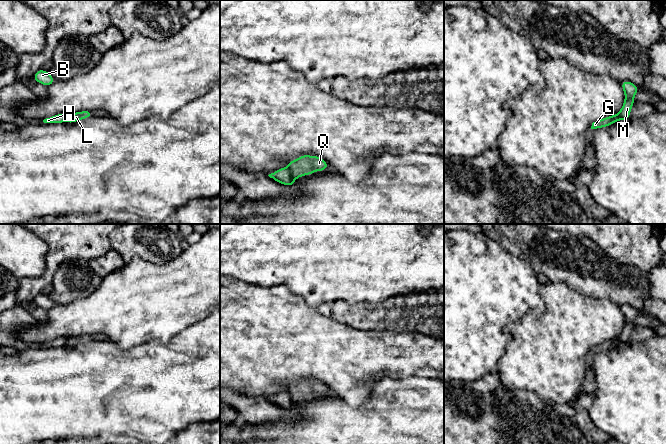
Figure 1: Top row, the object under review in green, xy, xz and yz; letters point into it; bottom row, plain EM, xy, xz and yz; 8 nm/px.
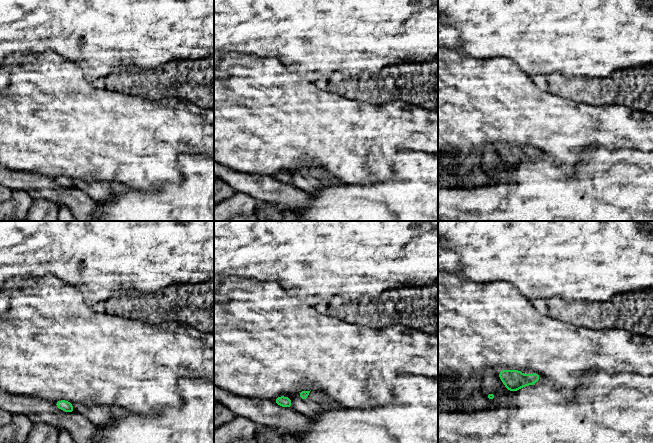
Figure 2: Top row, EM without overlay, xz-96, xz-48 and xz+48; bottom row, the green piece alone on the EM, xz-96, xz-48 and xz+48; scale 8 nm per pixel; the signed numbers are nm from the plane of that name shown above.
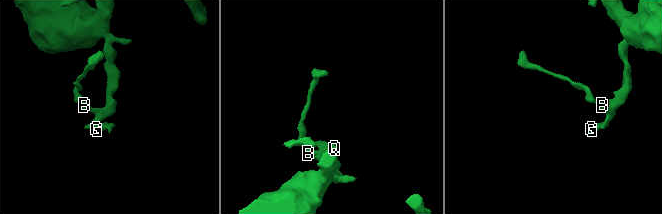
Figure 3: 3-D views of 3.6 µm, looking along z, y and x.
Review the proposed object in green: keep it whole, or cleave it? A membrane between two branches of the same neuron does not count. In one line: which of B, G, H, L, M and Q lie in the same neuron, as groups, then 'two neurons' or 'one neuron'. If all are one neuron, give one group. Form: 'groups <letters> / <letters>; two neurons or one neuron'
groups B H M / G L Q; two neurons

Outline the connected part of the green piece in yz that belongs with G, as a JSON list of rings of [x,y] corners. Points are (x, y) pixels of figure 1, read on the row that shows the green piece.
[[[616,115],[608,116],[606,118],[593,122],[591,129],[607,127],[617,121],[618,121],[618,119],[617,119]]]

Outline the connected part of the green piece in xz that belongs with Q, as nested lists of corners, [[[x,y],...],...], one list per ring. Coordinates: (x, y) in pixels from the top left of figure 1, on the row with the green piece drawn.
[[[303,155],[288,164],[288,169],[293,178],[311,175],[314,171],[323,171],[329,165],[318,156]]]

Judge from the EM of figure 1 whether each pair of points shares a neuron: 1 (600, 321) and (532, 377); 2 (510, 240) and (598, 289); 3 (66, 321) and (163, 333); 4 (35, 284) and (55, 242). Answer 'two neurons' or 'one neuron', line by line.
1: one neuron
2: one neuron
3: one neuron
4: one neuron

